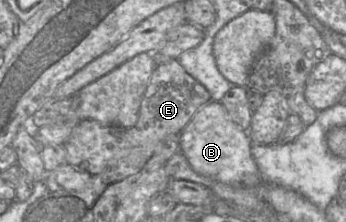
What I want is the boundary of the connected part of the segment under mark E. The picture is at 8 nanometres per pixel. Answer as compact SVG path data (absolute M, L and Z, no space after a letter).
M178 59L158 63L143 95L139 119L132 127L106 126L86 119L73 129L64 143L67 163L96 175L118 160L148 160L150 156L165 158L156 143L170 134L181 133L194 114L211 100L208 90L181 65Z

